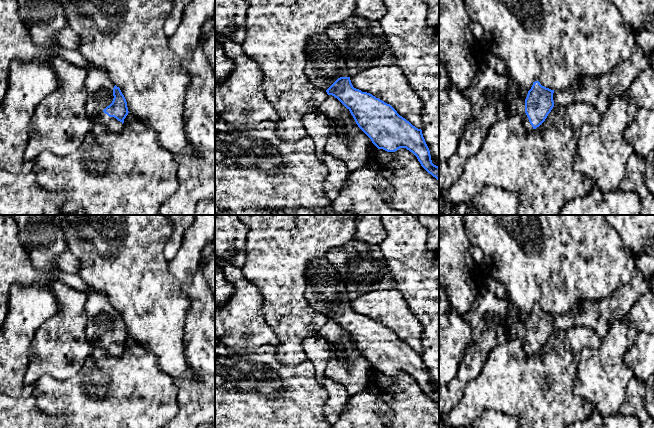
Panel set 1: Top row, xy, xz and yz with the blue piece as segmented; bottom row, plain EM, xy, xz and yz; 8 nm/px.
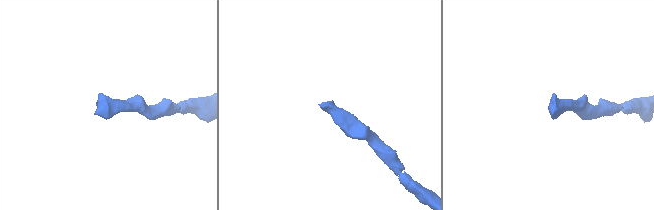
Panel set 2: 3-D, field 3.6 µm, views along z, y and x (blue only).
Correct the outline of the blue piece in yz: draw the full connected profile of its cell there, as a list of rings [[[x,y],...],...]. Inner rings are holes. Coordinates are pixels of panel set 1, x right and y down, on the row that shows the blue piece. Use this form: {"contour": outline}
{"contour": [[[539,81],[533,82],[529,91],[509,82],[506,95],[509,116],[519,115],[527,130],[539,127],[554,107],[554,90],[546,88]]]}

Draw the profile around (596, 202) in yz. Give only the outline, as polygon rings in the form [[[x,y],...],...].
[[[593,190],[566,202],[560,215],[639,215],[641,209],[641,199],[635,192]]]

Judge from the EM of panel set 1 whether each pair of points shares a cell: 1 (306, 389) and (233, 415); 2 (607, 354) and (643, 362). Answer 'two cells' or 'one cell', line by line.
1: one cell
2: two cells

